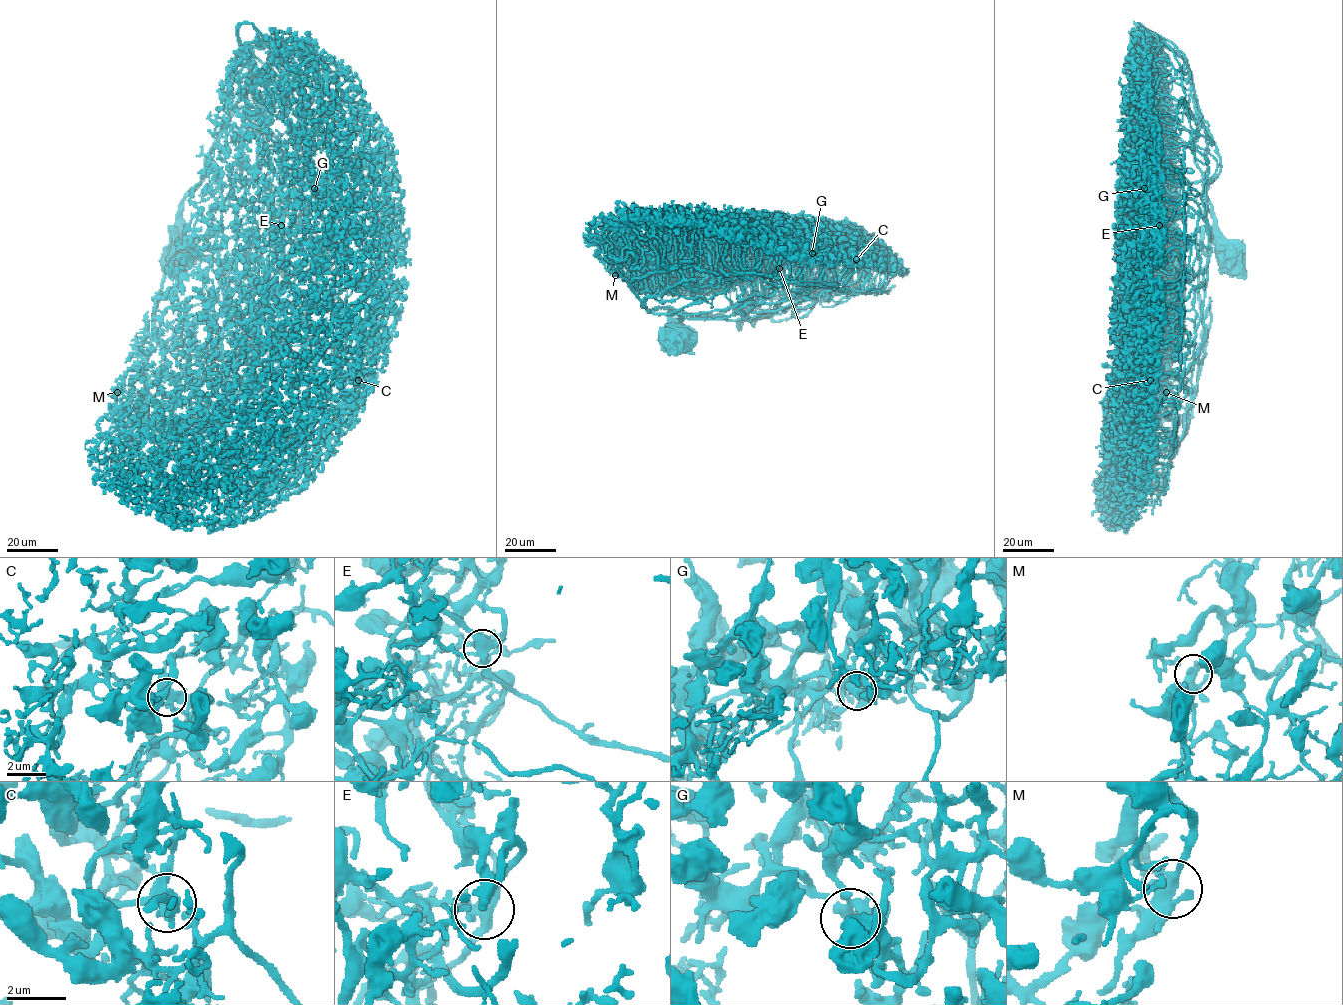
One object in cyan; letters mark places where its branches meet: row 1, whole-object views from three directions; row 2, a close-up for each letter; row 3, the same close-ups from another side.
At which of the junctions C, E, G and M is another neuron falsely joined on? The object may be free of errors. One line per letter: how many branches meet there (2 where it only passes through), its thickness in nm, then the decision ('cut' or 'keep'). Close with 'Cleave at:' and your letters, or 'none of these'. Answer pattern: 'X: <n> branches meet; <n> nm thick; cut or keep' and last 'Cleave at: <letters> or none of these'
C: 4 branches meet; 360 nm thick; keep
E: 4 branches meet; 400 nm thick; keep
G: 4 branches meet; 340 nm thick; keep
M: 4 branches meet; 360 nm thick; keep
Cleave at: none of these

